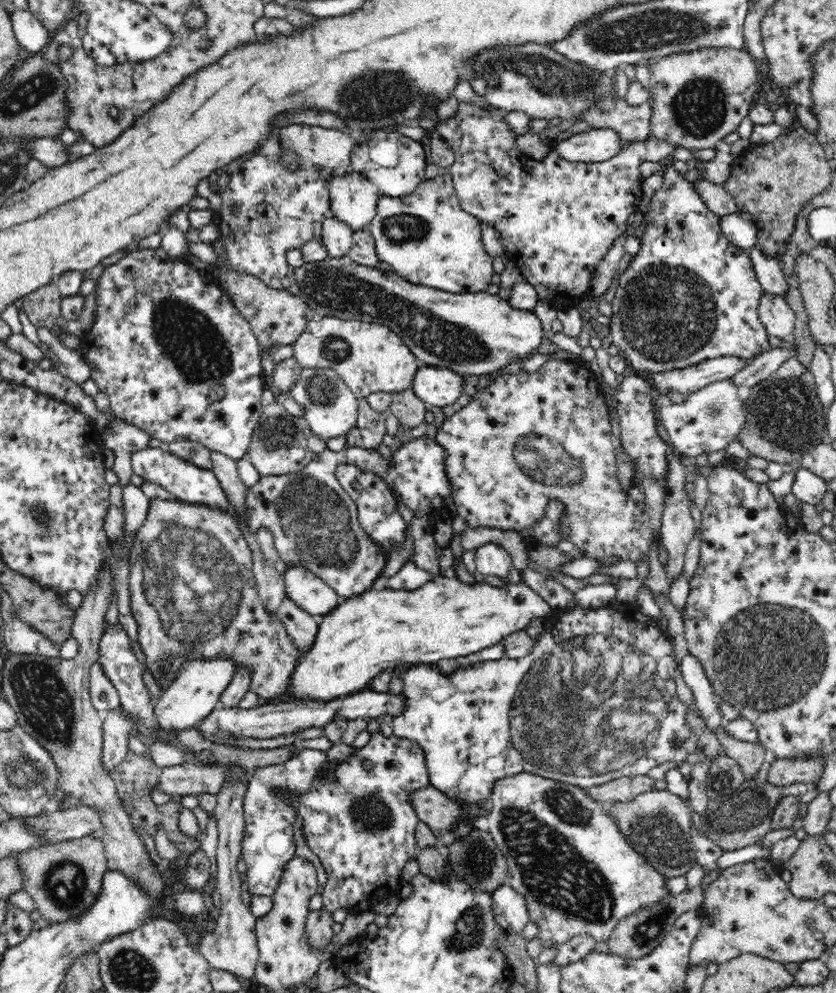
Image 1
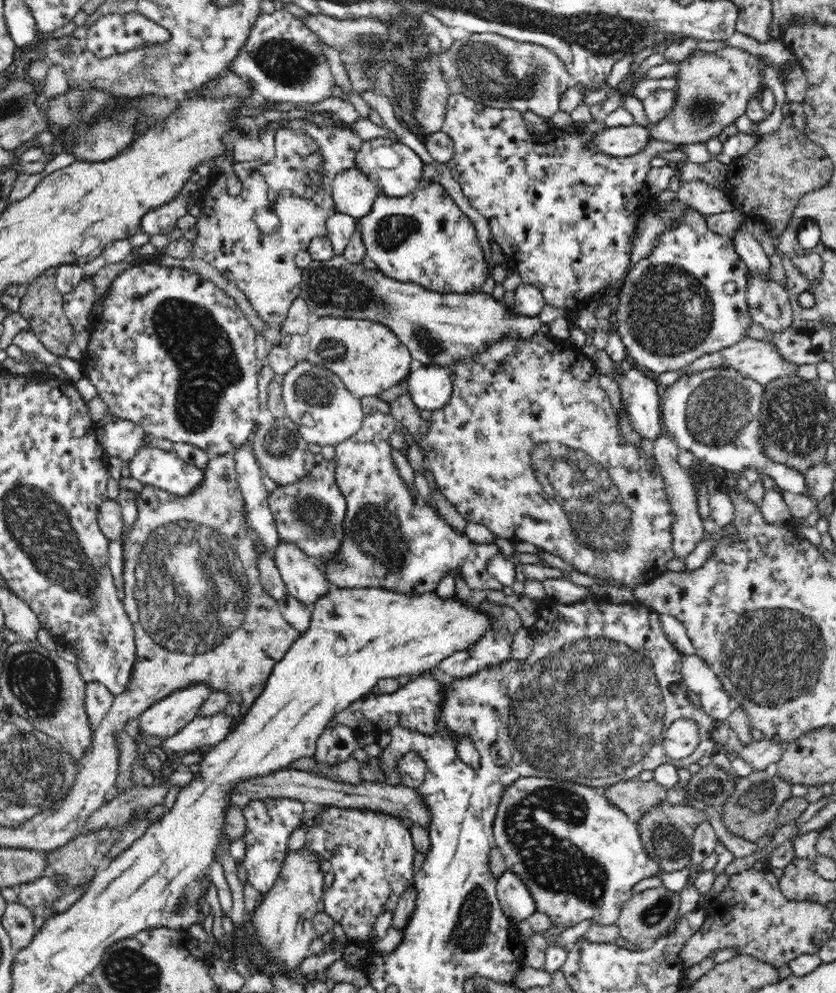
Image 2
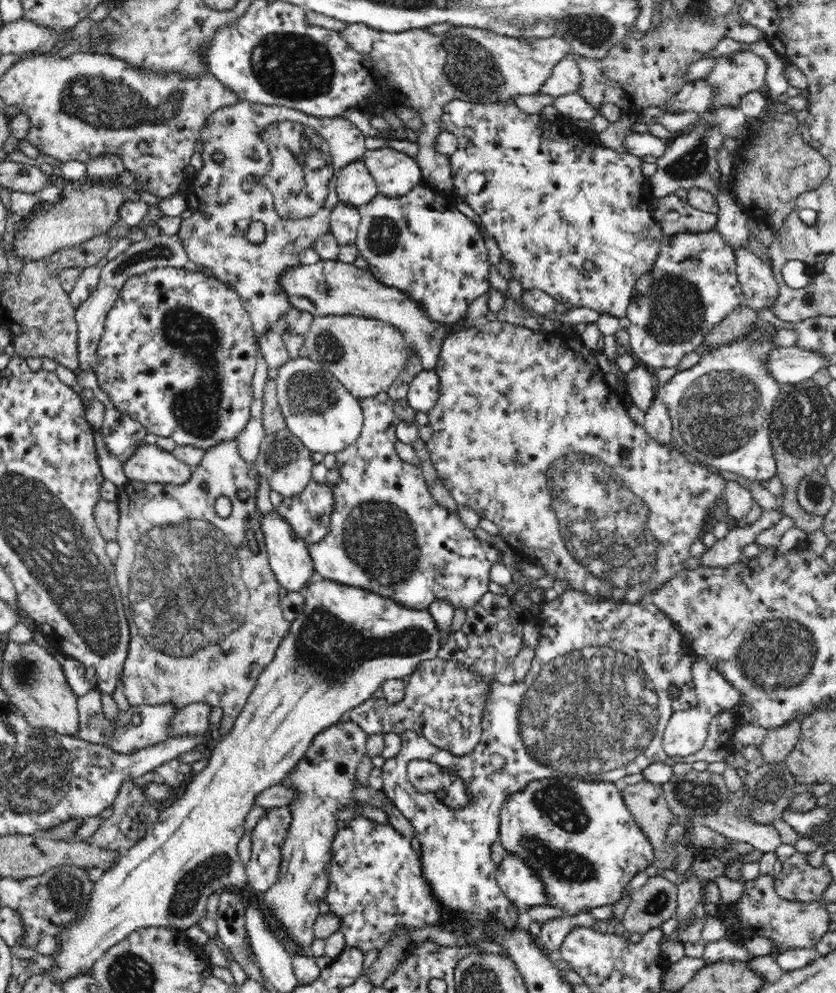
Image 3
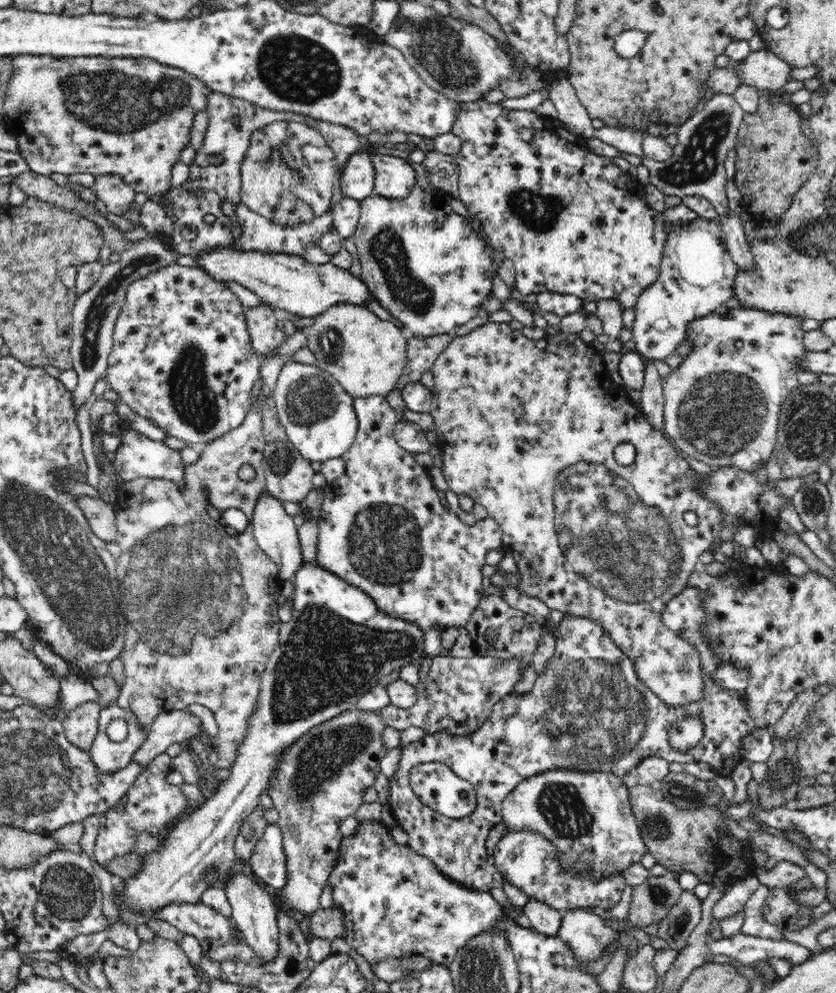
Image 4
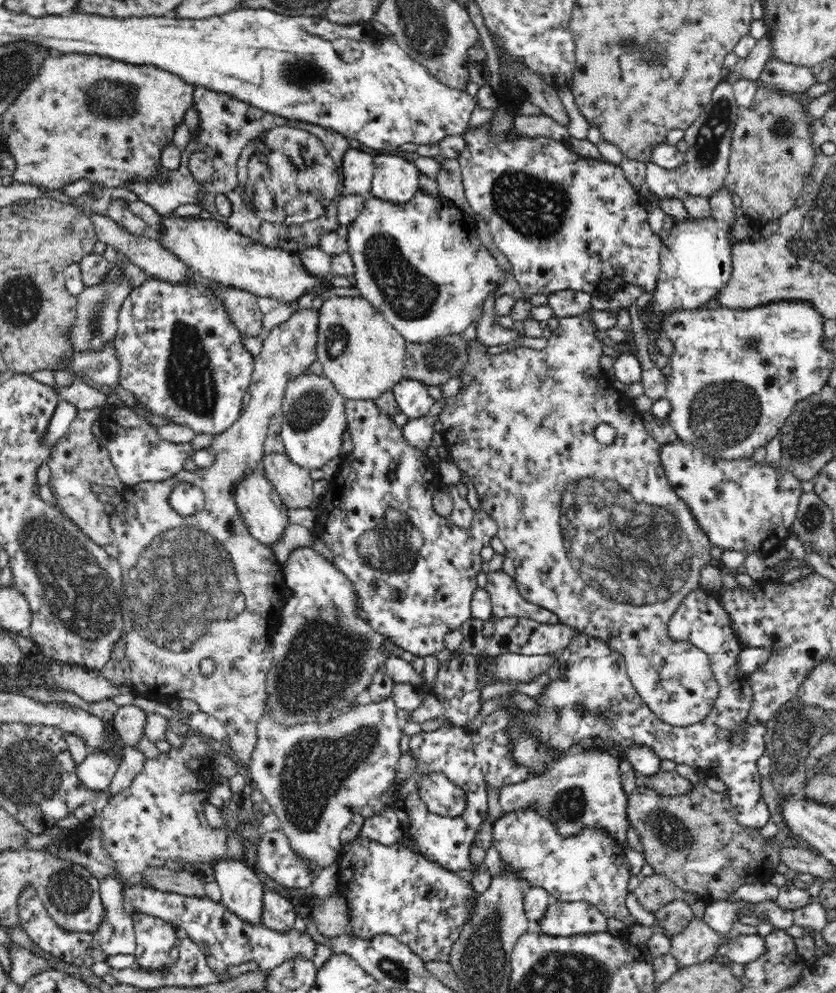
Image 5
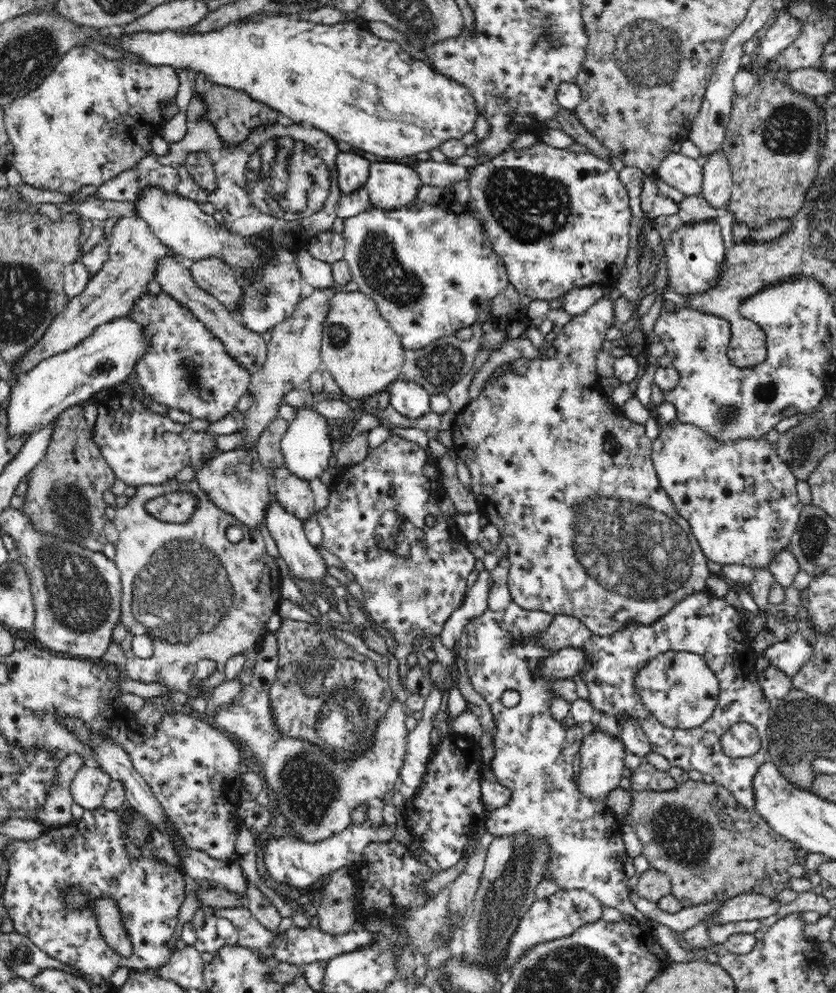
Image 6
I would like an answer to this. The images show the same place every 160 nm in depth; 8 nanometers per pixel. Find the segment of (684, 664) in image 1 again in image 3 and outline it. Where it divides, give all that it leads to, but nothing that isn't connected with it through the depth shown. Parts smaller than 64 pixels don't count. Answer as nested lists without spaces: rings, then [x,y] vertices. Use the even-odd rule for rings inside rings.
[[[697,655],[692,667],[692,678],[697,694],[697,704],[692,709],[675,712],[665,726],[663,748],[670,757],[684,758],[696,754],[704,748],[711,720],[719,712],[731,710],[740,703],[742,693],[730,684],[717,670],[709,667],[707,662]]]

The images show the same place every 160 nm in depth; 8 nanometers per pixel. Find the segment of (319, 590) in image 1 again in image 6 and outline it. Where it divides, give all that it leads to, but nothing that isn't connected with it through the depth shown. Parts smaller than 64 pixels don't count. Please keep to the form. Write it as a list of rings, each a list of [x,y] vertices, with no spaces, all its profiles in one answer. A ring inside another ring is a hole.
[[[241,448],[220,451],[218,455],[206,461],[200,470],[196,470],[194,482],[198,483],[216,507],[234,516],[243,526],[257,530],[258,524],[264,525],[264,512],[272,496],[268,490],[270,473],[270,469],[260,462],[254,448]]]

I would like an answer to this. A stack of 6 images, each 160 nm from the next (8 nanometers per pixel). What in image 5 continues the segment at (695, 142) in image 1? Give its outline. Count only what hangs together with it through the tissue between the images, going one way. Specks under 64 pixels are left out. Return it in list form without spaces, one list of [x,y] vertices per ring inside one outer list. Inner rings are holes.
[[[770,59],[763,68],[759,83],[774,87],[778,91],[806,92],[817,84],[816,74],[810,67],[788,64],[778,59]]]

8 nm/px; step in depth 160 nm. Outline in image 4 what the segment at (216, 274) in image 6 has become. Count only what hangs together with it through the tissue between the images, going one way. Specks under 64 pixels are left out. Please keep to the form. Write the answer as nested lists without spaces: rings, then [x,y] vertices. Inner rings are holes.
[[[258,304],[245,310],[245,322],[252,348],[260,354],[268,354],[284,340],[284,324],[274,316],[274,309]]]

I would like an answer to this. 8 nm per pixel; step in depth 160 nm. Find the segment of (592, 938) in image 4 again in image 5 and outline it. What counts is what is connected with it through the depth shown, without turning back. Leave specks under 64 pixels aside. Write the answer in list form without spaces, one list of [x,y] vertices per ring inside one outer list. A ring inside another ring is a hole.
[[[552,899],[540,920],[539,931],[548,936],[574,936],[586,932],[606,932],[607,916],[584,900],[564,902]]]

